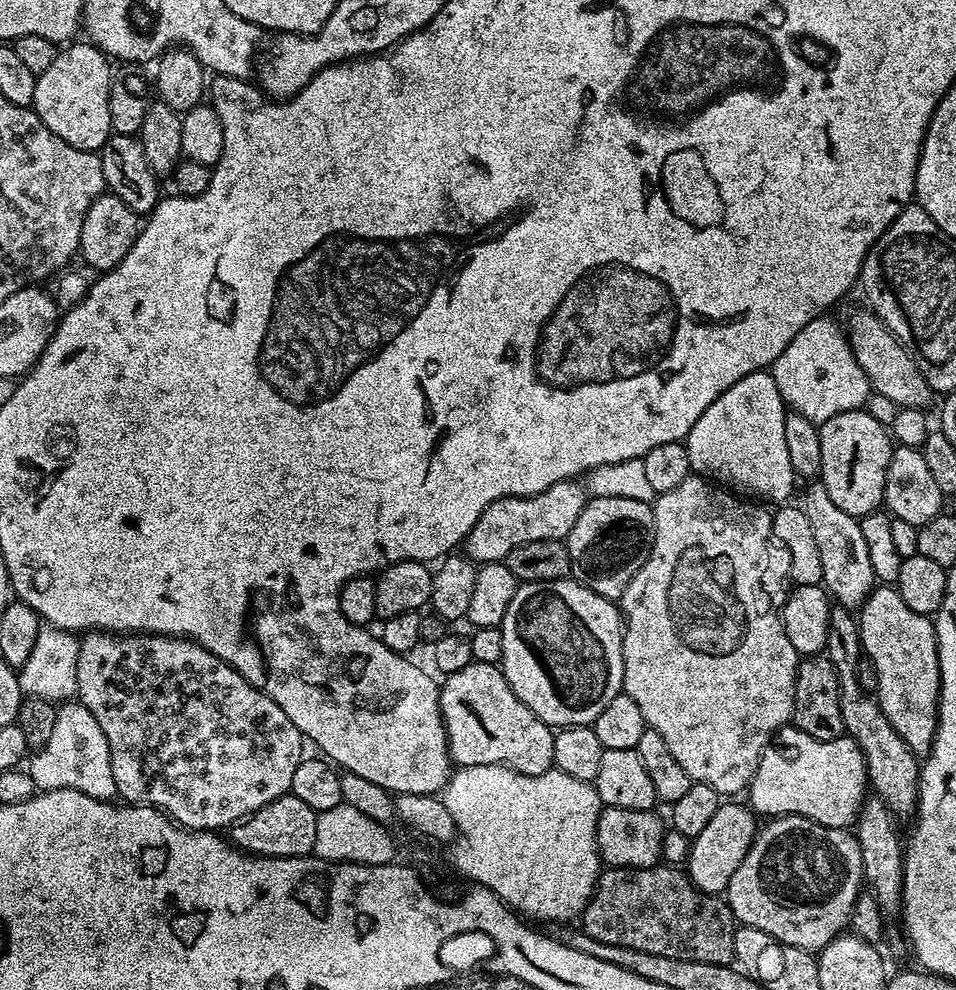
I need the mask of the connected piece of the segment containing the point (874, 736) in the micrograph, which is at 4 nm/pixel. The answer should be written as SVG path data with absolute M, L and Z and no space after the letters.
M856 666L838 671L838 686L844 731L855 738L862 750L871 791L882 802L886 802L893 817L911 817L915 813L920 793L921 761L912 753L910 746L898 738L898 730L890 726L890 718L882 714L879 703L859 684Z

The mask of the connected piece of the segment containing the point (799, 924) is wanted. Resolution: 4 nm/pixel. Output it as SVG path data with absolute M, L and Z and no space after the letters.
M778 816L759 829L746 858L730 878L726 899L733 916L743 926L766 930L779 944L817 954L849 927L851 912L866 881L862 870L862 850L855 835L842 828L827 828L801 816Z

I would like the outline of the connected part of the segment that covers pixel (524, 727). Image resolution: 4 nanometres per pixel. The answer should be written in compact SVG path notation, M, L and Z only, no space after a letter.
M470 663L440 684L440 709L448 731L448 755L453 765L504 764L522 774L546 774L554 768L554 732L514 694L495 664Z

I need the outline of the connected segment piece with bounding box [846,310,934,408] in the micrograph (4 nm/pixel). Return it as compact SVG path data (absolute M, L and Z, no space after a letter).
M865 310L854 313L846 323L846 335L848 345L852 347L858 366L862 366L872 392L891 398L899 408L924 408L927 400L933 399L933 390L926 382L922 370L918 370L912 360L912 355L875 312Z

